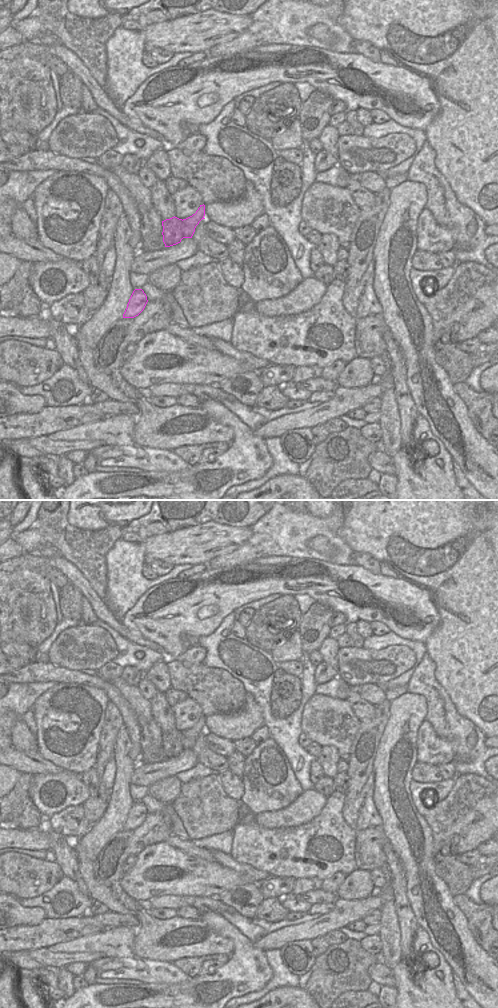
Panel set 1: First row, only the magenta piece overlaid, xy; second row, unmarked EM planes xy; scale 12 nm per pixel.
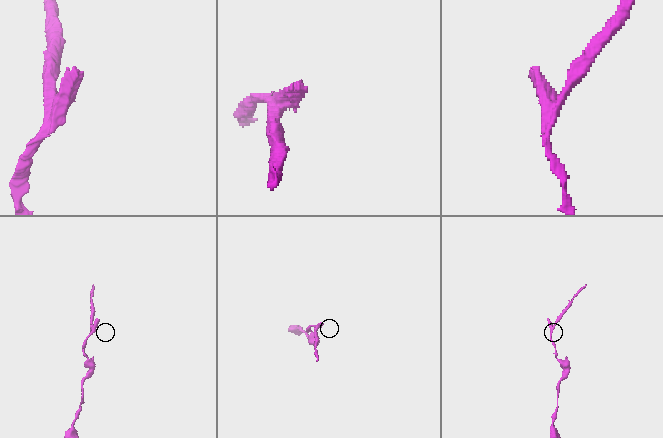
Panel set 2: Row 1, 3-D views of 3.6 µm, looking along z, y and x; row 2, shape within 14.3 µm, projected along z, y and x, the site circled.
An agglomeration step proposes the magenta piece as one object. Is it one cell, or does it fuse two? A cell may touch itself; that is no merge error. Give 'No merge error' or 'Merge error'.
Merge error.

